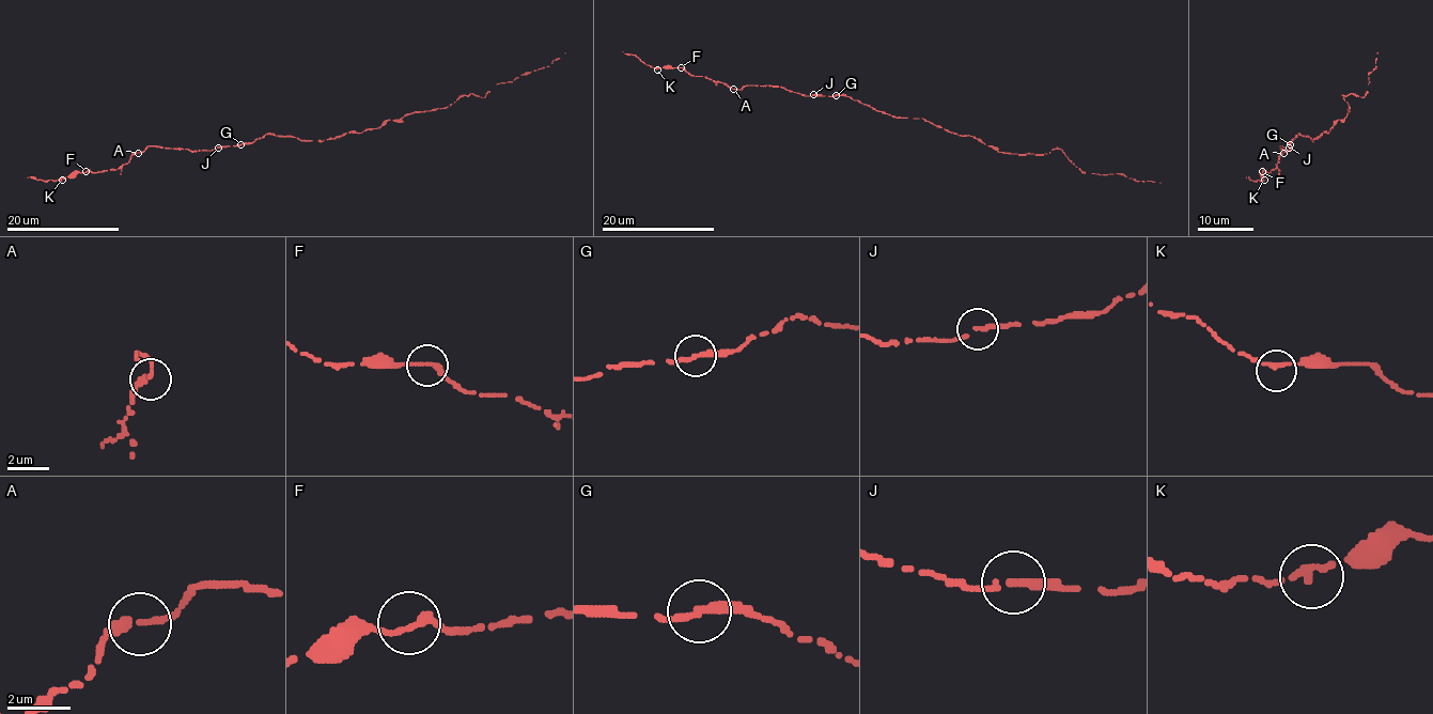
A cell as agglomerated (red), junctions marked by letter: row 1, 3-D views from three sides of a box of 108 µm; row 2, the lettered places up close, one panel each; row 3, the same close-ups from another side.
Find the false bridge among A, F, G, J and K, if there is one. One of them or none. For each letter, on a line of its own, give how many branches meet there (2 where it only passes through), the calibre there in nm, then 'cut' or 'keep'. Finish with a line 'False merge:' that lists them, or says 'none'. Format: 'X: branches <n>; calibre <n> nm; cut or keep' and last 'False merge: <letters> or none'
A: branches 2; calibre 240 nm; keep
F: branches 2; calibre 240 nm; keep
G: branches 2; calibre 280 nm; keep
J: branches 2; calibre 240 nm; keep
K: branches 2; calibre 220 nm; keep
False merge: none

